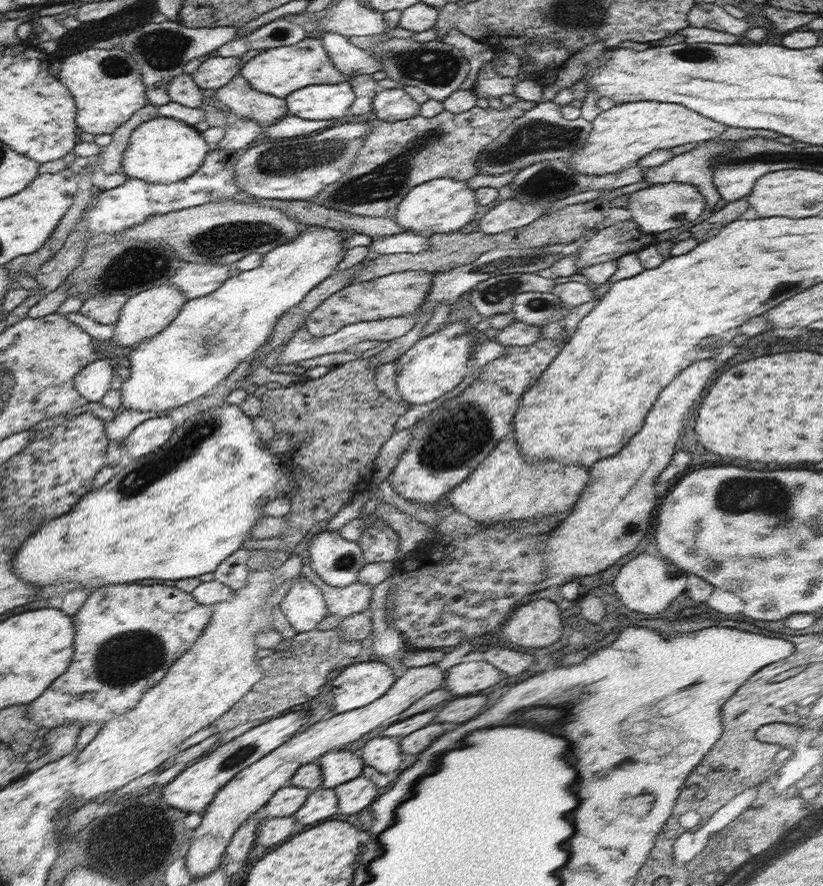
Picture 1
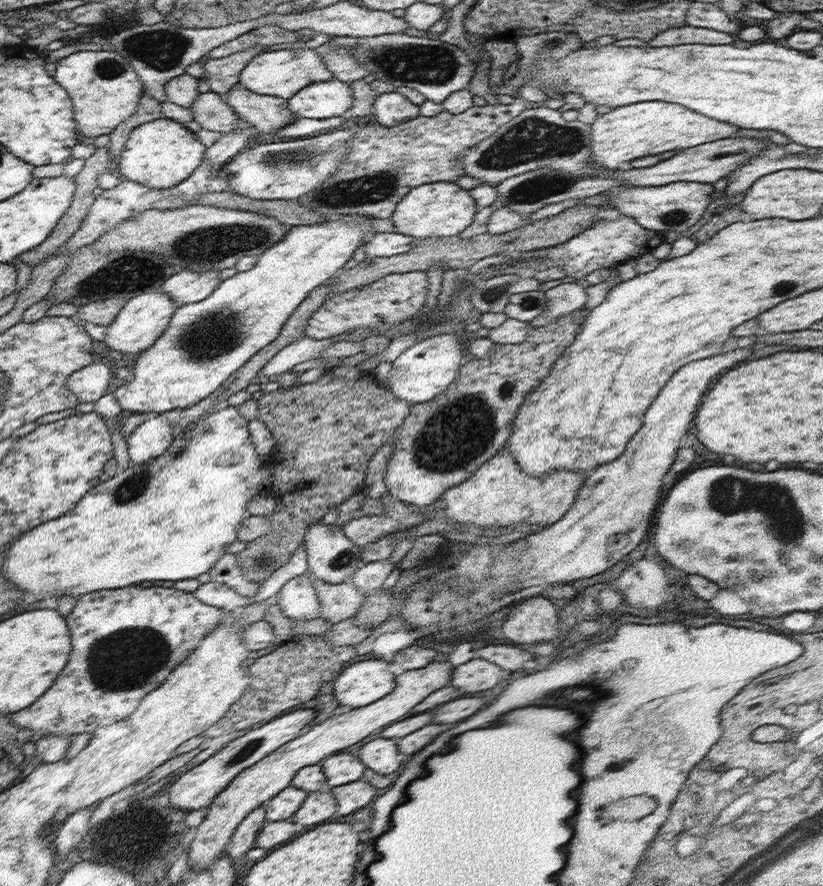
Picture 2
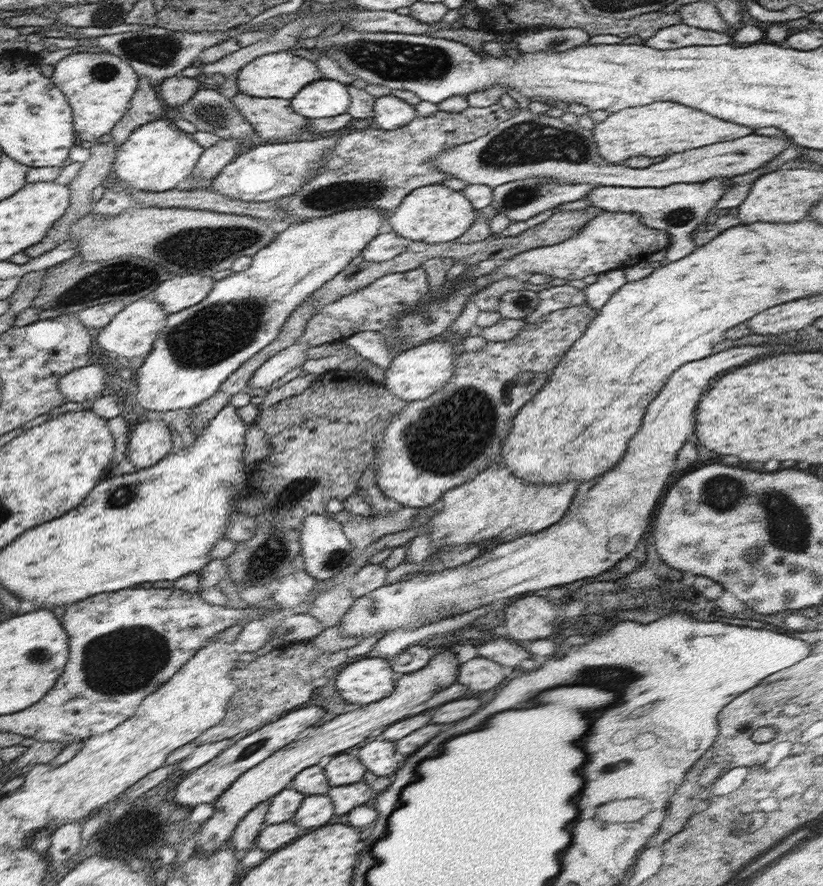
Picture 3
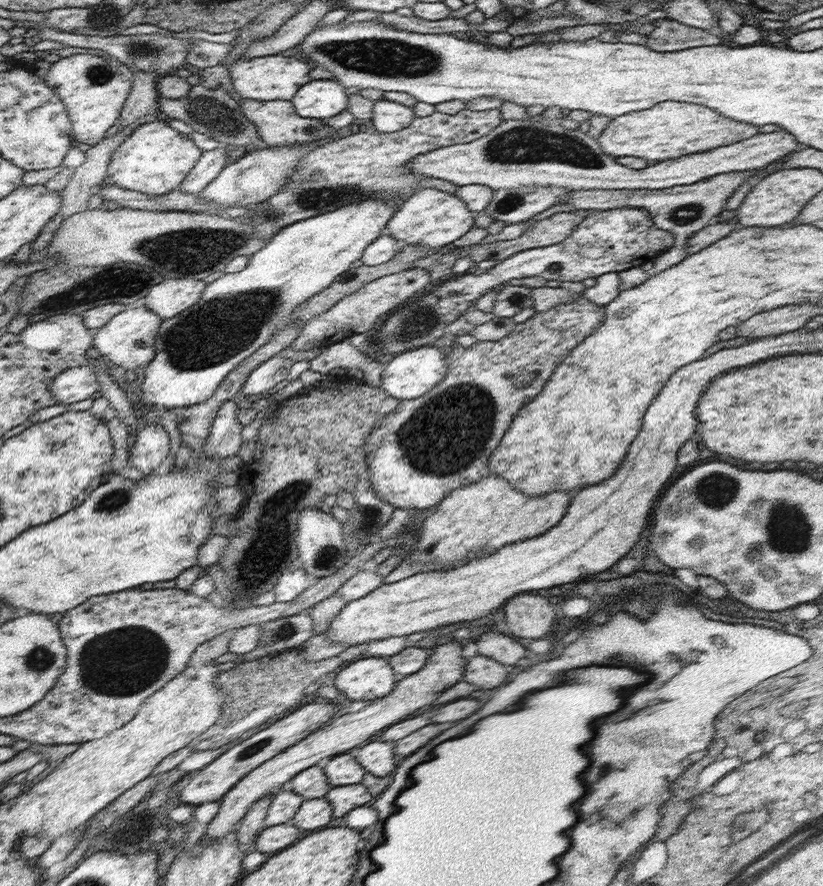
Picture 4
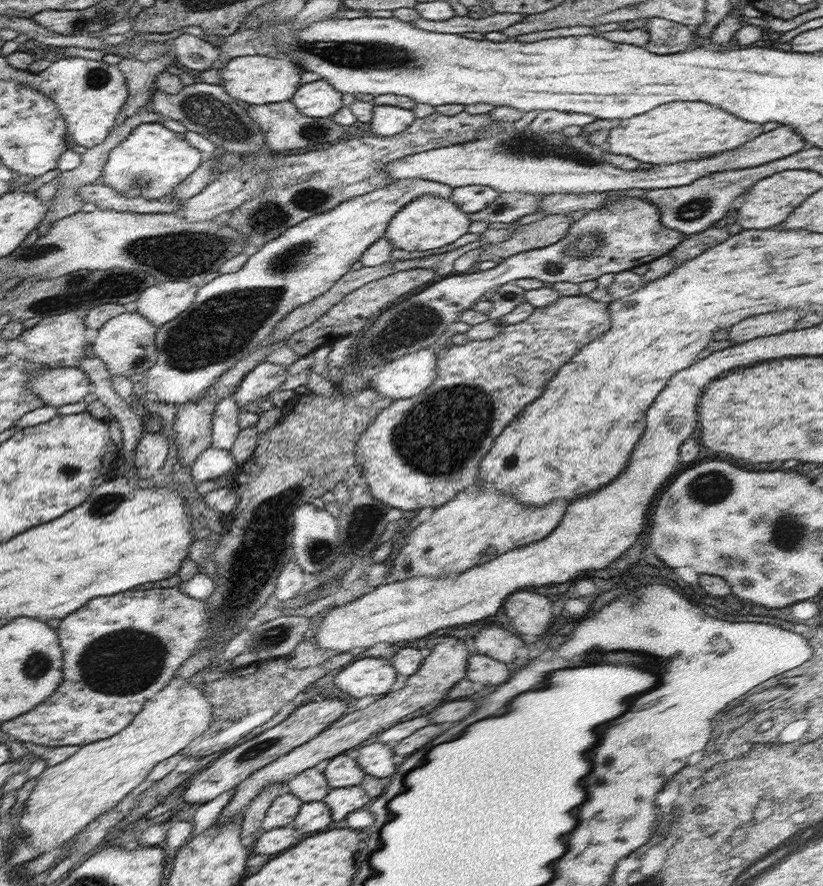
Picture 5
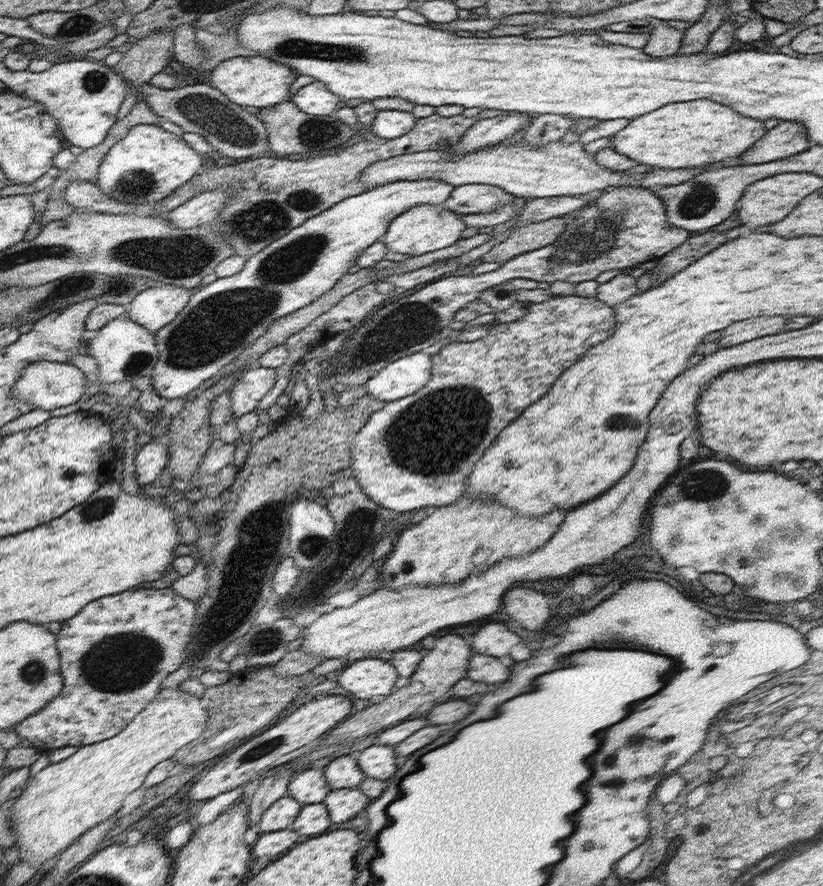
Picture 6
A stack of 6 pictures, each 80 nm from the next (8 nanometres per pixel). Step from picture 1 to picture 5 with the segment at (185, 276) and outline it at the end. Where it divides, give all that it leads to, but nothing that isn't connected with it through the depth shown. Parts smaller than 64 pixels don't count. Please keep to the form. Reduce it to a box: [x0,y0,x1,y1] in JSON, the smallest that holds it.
[137,281,199,329]

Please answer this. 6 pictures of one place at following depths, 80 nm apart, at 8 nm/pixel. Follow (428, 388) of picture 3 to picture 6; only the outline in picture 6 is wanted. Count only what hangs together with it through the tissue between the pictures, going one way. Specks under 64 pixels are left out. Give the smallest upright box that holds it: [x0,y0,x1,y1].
[365,351,431,402]

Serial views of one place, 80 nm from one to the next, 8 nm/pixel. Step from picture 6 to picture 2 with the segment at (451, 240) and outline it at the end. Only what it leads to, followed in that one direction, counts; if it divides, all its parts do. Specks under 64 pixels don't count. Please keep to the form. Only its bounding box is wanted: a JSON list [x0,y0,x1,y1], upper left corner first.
[391,182,479,240]

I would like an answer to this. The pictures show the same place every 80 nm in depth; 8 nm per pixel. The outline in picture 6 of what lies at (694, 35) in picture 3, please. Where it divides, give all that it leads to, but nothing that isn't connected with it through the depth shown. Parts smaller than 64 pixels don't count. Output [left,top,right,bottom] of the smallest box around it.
[644,17,686,57]

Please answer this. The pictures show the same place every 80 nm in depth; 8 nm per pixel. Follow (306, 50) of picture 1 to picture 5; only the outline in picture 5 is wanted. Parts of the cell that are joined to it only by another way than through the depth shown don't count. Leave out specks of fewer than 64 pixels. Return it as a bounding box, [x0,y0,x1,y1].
[219,56,304,104]

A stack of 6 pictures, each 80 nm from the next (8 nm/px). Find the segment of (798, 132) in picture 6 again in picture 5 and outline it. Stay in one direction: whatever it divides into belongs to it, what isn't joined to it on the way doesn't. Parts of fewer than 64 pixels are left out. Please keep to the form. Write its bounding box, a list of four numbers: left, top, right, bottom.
[385,121,804,194]

